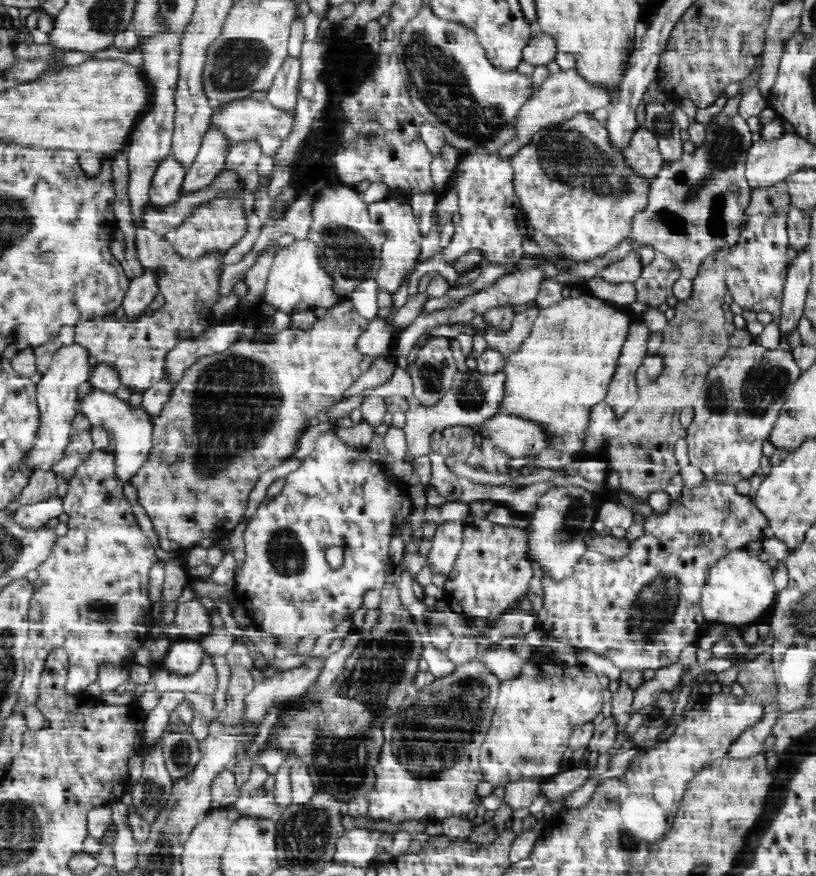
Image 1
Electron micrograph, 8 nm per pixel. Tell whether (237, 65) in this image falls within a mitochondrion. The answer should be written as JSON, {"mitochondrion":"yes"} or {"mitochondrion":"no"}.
{"mitochondrion":"yes"}

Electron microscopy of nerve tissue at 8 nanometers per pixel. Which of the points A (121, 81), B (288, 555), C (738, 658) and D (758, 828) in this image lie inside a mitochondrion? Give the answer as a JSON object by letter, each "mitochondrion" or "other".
{"A":"other","B":"mitochondrion","C":"other","D":"other"}

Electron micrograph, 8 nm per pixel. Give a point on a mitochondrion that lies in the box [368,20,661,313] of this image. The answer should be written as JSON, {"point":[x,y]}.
{"point":[437,80]}

